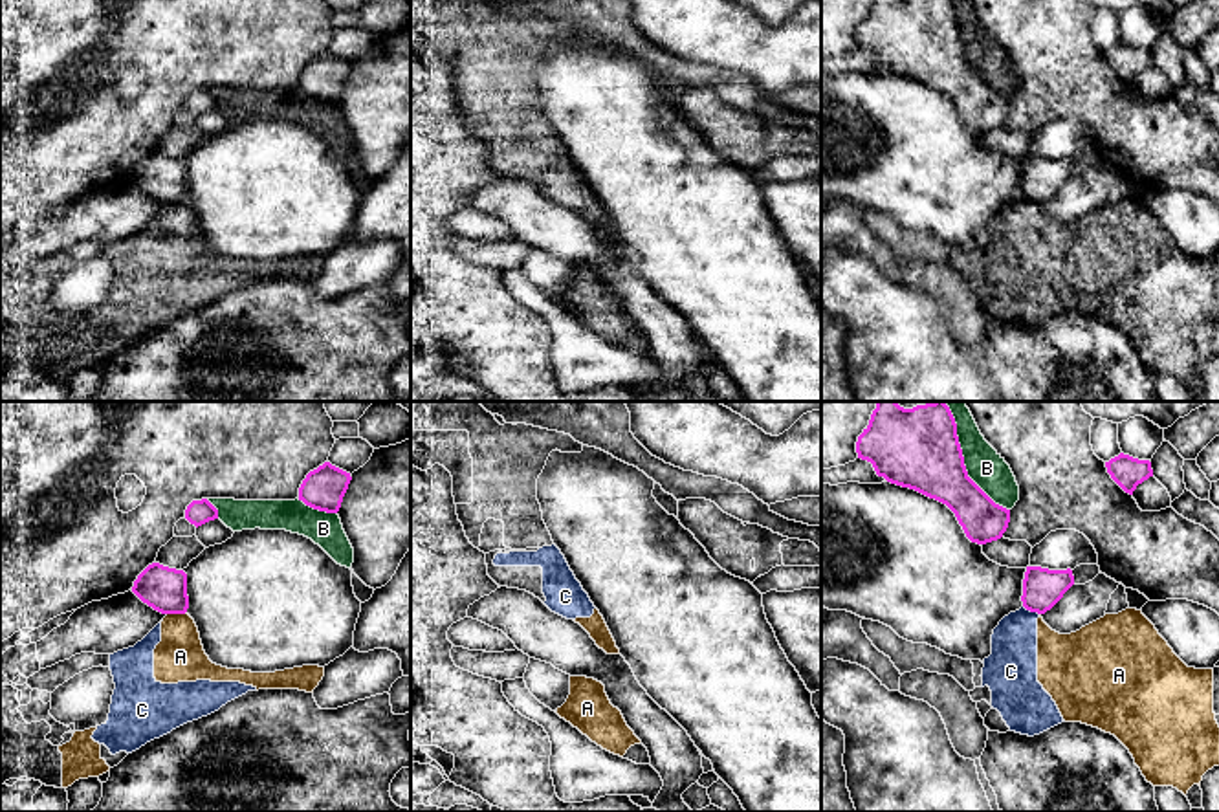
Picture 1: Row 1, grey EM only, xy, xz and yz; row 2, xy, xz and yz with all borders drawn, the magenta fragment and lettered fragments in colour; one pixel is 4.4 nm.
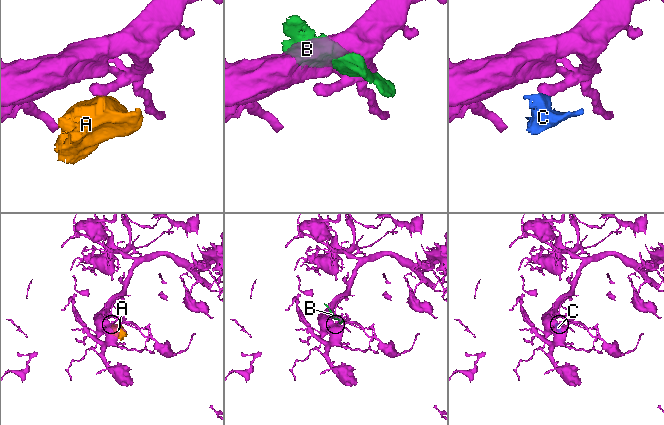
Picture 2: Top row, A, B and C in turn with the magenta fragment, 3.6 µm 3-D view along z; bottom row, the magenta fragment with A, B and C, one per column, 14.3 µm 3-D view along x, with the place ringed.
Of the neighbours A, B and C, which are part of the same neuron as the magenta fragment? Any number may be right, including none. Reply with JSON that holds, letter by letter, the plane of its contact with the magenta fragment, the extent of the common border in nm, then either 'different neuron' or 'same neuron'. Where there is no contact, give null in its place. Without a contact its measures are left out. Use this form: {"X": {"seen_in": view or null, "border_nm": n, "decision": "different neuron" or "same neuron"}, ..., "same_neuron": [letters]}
{"A": {"seen_in": "xy", "border_nm": 90, "decision": "different neuron"}, "B": {"seen_in": "yz", "border_nm": 500, "decision": "different neuron"}, "C": {"seen_in": "yz", "border_nm": 80, "decision": "different neuron"}, "same_neuron": []}

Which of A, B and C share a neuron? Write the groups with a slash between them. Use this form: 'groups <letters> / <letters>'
groups A C / B

